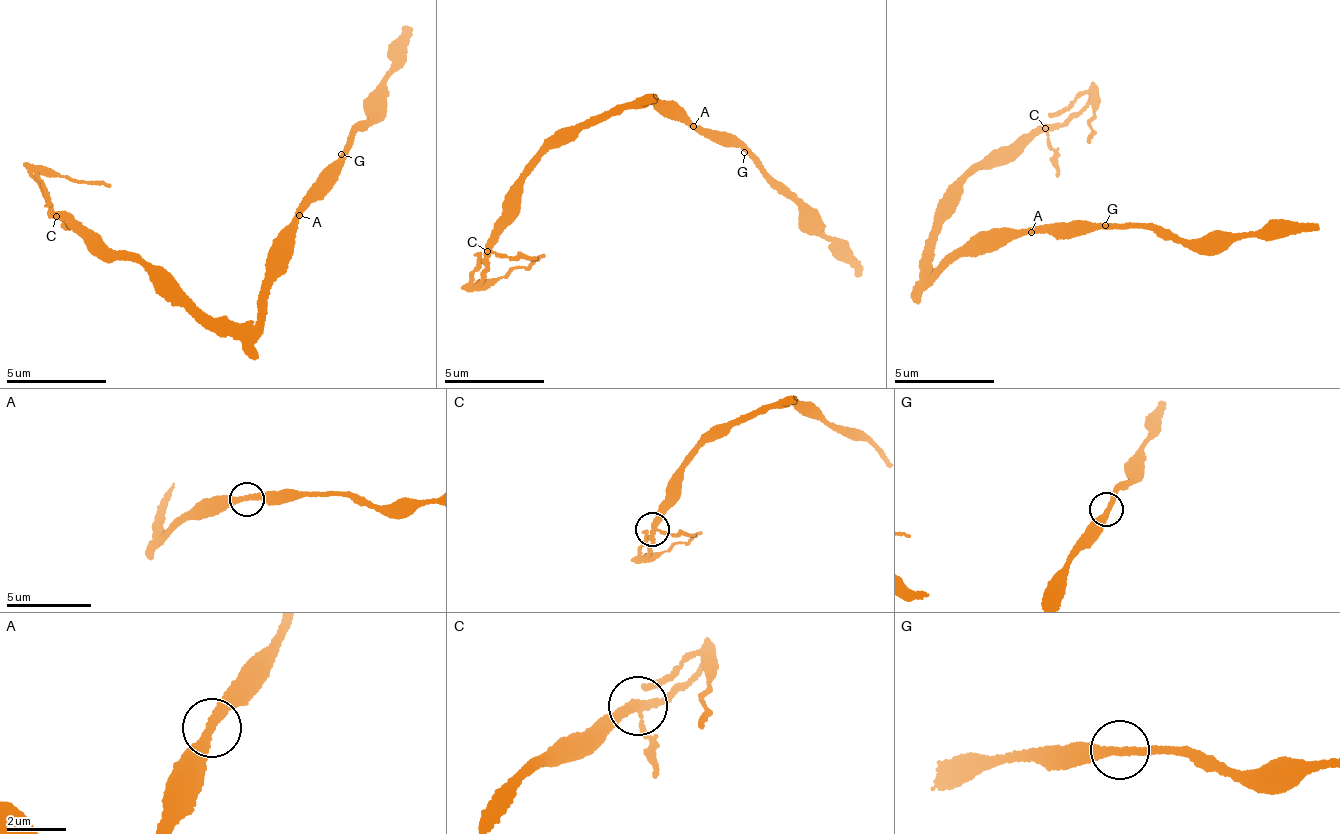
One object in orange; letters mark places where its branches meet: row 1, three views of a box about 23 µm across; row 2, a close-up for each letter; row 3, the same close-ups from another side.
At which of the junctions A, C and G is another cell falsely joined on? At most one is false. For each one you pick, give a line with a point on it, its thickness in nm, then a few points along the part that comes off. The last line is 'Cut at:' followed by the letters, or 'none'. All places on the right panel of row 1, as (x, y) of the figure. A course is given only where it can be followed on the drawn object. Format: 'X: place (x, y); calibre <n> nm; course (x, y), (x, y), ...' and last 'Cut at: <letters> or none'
C: place (1045, 128); calibre 260 nm; course (1045, 130), (1068, 126), (1094, 106), (1086, 141)
Cut at: C

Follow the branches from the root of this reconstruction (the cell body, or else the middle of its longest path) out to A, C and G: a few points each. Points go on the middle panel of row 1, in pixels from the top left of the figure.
A: (657, 105), (693, 126)
C: (657, 105), (649, 98), (646, 106), (613, 111), (549, 151), (520, 187), (515, 219), (502, 226), (488, 250)
G: (657, 105), (667, 107), (706, 130), (710, 129), (744, 152)

